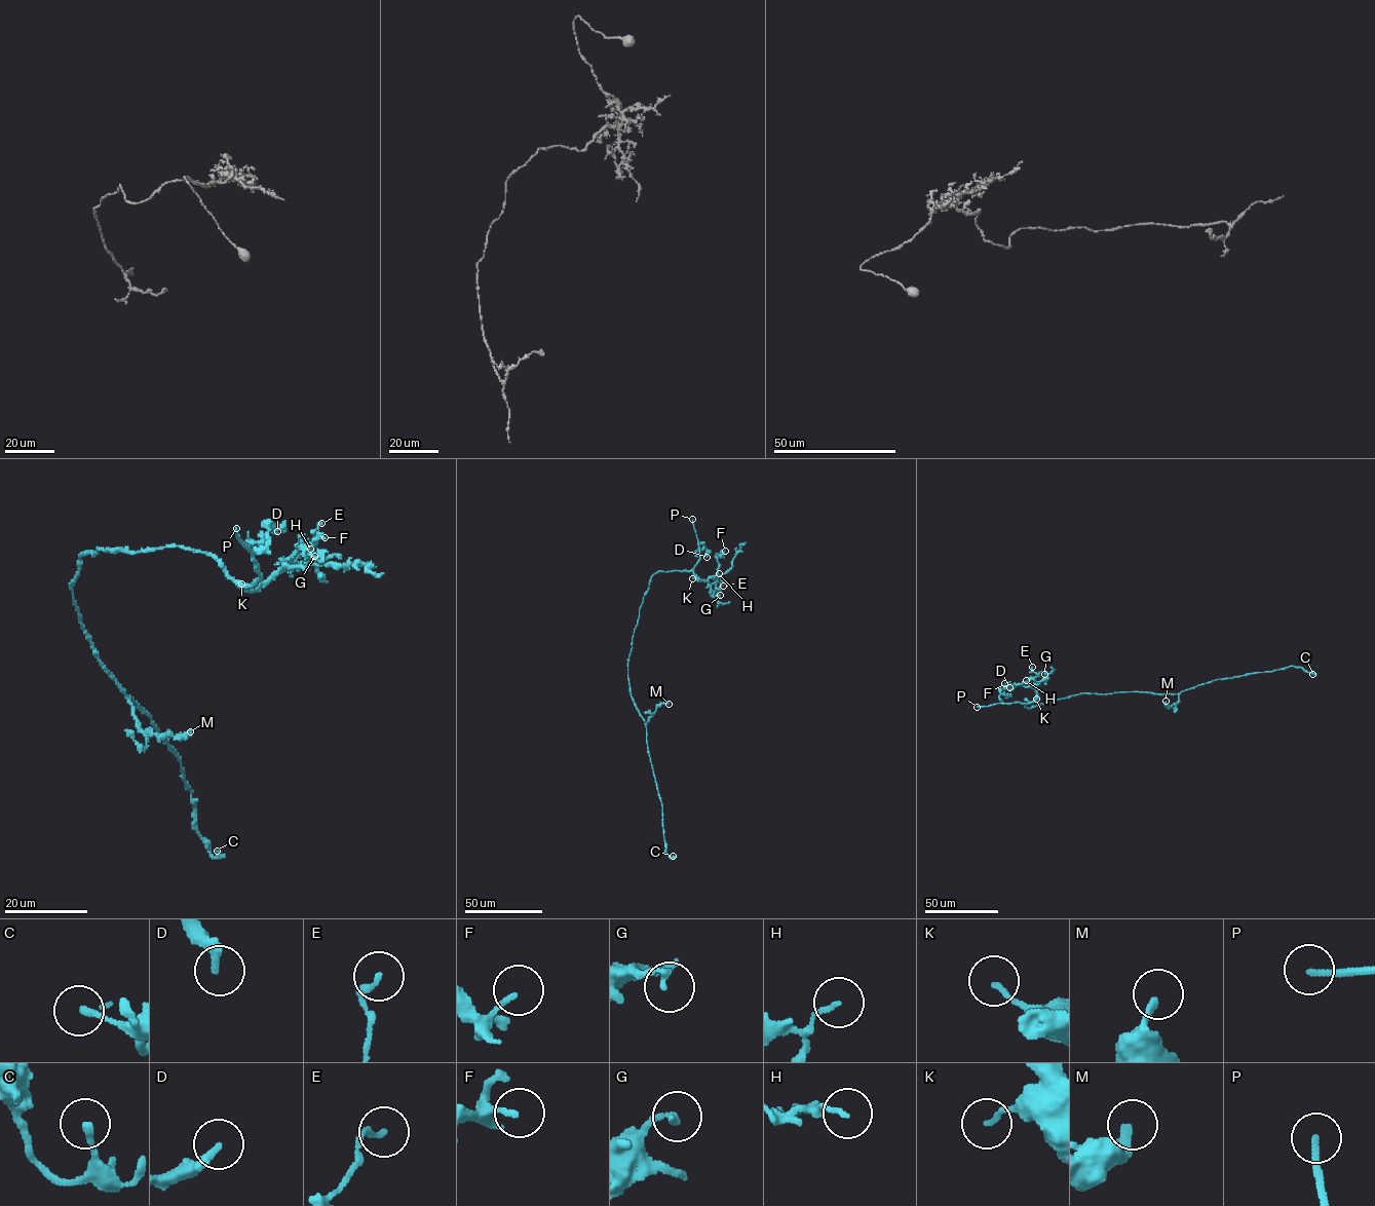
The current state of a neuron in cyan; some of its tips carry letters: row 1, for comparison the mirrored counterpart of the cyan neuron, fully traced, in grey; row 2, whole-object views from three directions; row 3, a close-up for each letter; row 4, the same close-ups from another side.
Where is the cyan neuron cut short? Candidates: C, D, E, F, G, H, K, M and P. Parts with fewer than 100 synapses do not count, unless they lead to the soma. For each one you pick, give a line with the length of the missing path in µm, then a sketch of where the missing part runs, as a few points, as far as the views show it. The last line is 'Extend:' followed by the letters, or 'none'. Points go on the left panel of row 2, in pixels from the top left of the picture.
P: missing 90 µm
Extend: P

